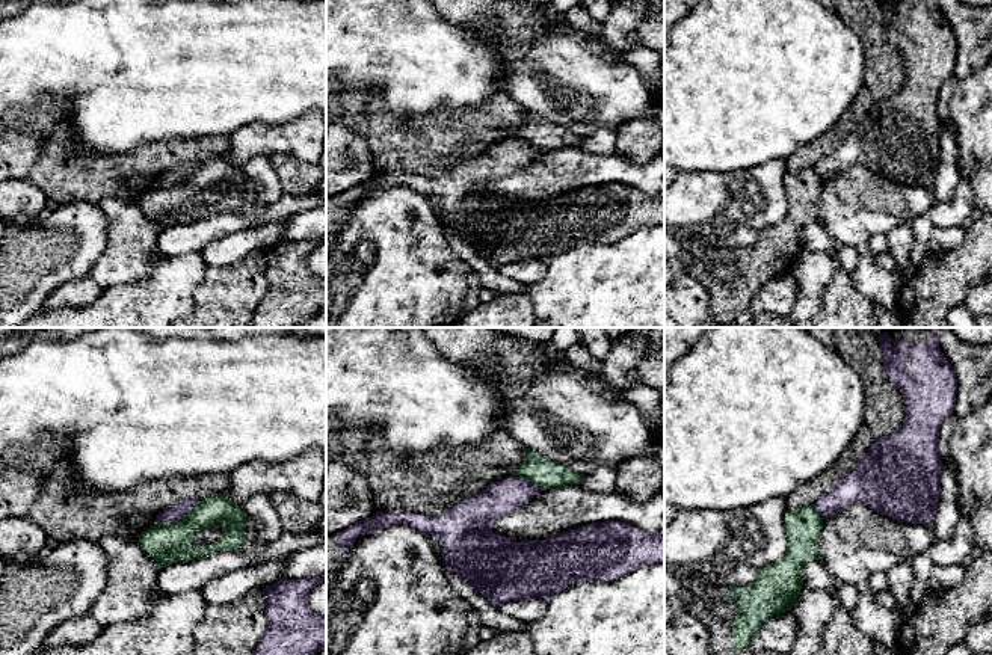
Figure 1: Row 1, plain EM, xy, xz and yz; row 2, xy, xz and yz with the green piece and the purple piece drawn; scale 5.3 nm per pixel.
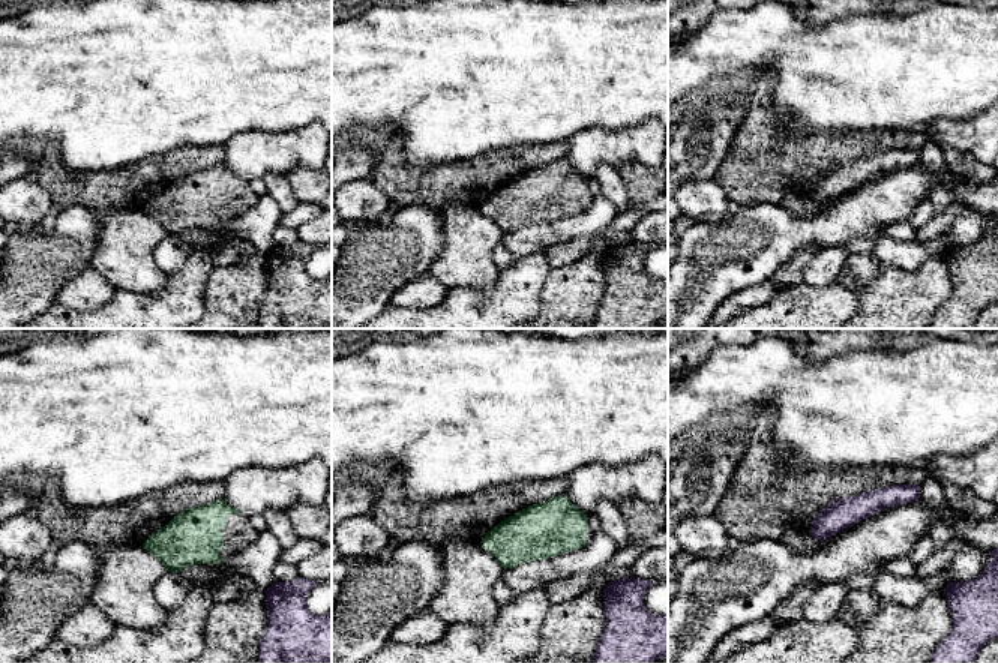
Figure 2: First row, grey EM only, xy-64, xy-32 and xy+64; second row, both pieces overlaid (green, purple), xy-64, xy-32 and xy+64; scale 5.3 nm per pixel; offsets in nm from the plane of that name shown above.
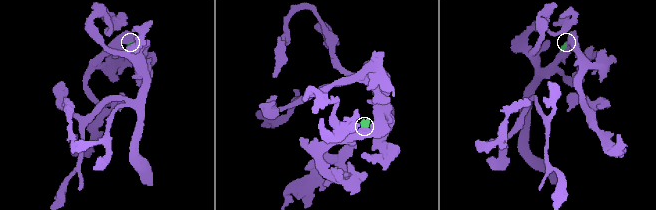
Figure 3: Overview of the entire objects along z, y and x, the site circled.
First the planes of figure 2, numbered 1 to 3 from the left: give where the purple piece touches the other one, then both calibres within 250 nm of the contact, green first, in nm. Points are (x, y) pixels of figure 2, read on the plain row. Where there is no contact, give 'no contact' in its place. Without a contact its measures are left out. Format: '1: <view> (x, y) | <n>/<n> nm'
1: no contact
2: no contact
3: no contact

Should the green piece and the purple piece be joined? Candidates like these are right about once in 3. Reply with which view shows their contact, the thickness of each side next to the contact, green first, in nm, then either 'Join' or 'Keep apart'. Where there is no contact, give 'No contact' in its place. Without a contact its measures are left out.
Touches green in xy. Thickness 220 nm (green) against 80 nm. Keep apart

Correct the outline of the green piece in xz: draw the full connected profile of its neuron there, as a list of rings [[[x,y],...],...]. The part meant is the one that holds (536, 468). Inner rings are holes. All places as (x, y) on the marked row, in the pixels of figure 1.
[[[524,448],[527,459],[515,468],[513,475],[525,478],[542,489],[580,484],[583,477],[572,468],[548,460],[533,450]]]

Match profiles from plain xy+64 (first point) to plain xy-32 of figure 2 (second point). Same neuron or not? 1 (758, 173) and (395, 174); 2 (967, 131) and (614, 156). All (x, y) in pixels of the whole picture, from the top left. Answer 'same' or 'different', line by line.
1: same
2: same

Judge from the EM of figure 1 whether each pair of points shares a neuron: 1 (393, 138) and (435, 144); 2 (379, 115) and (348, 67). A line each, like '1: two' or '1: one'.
1: one
2: two

